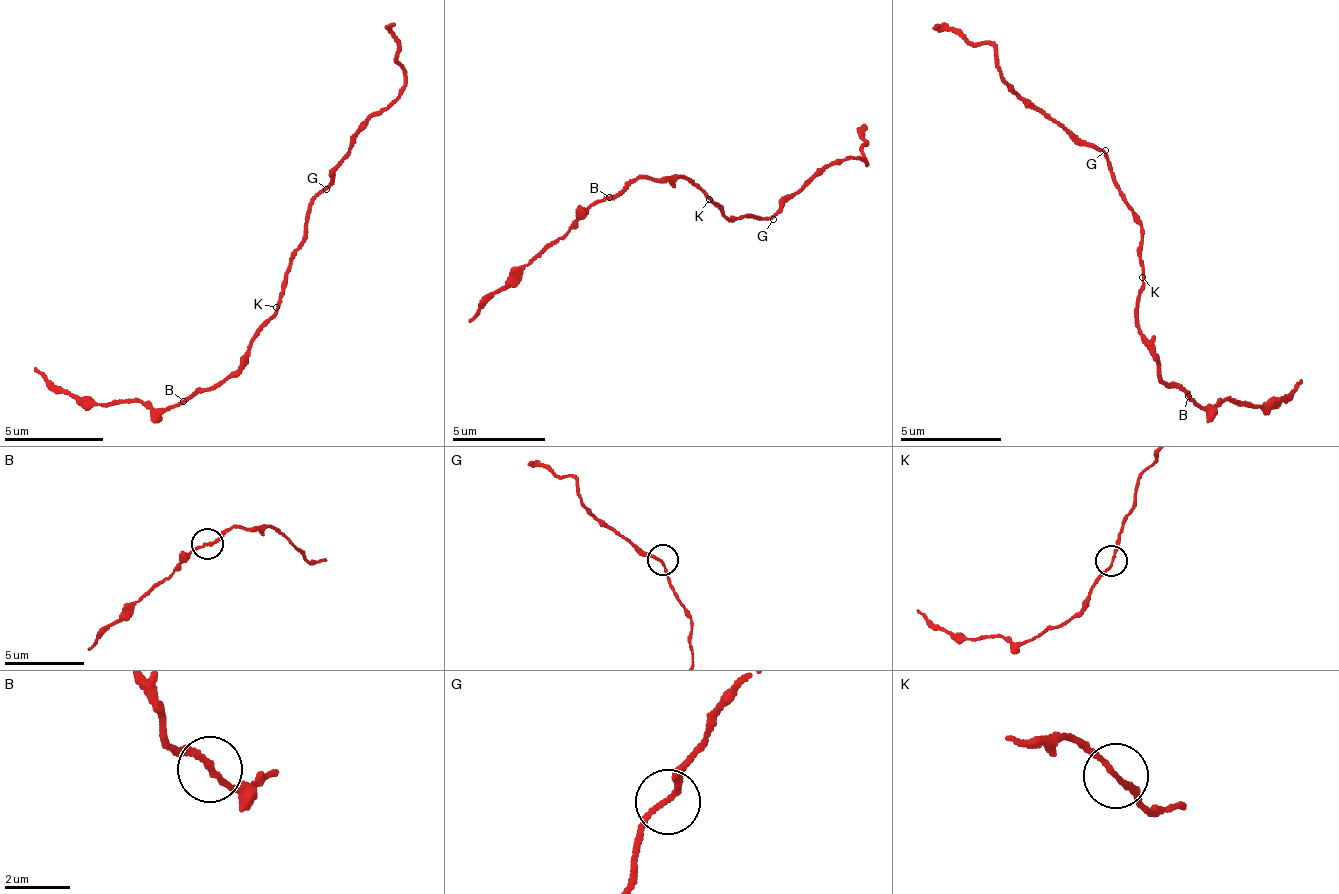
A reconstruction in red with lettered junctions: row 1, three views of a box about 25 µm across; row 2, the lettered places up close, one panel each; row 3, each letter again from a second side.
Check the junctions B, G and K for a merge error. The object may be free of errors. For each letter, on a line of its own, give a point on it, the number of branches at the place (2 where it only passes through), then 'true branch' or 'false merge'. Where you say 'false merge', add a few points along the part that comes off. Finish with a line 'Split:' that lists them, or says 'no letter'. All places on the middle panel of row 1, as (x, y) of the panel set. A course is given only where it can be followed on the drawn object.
B: at (609, 197); 2 branches meet; false merge; foreign part runs (607, 197), (580, 211), (563, 237), (514, 267), (470, 320)
G: at (773, 219); 2 branches meet; true branch
K: at (709, 199); 2 branches meet; true branch
Split: B

